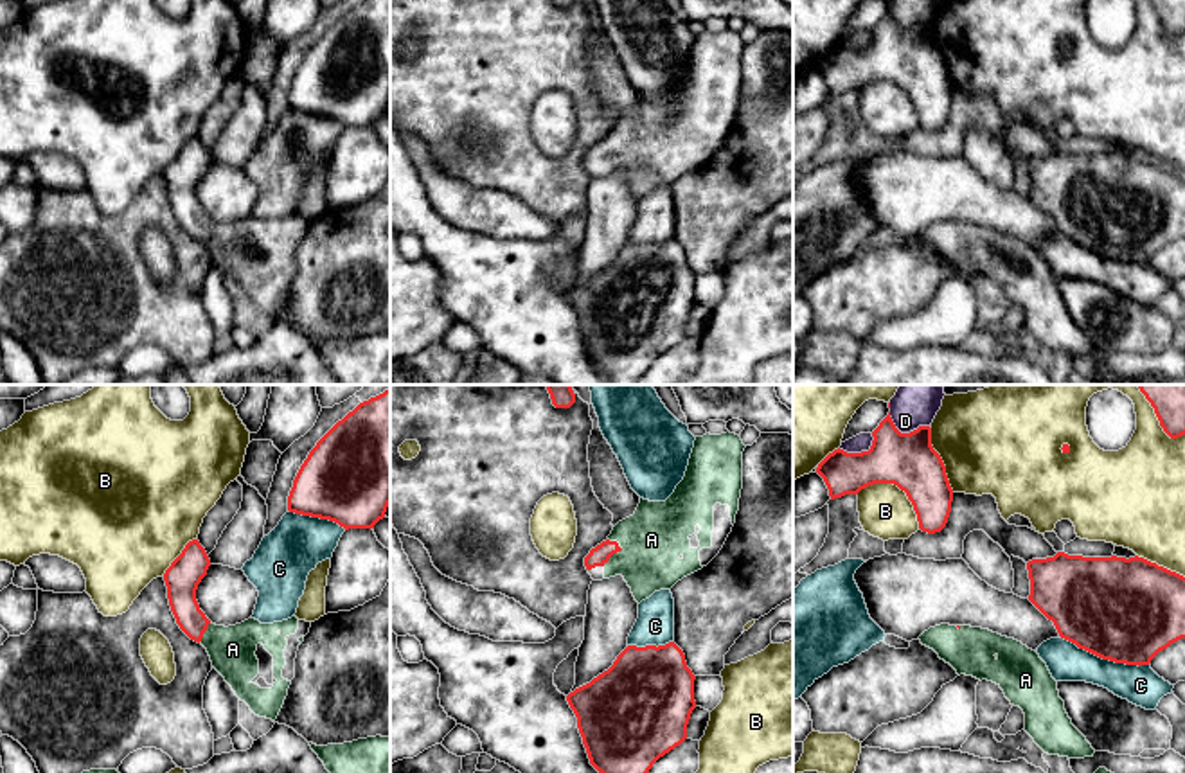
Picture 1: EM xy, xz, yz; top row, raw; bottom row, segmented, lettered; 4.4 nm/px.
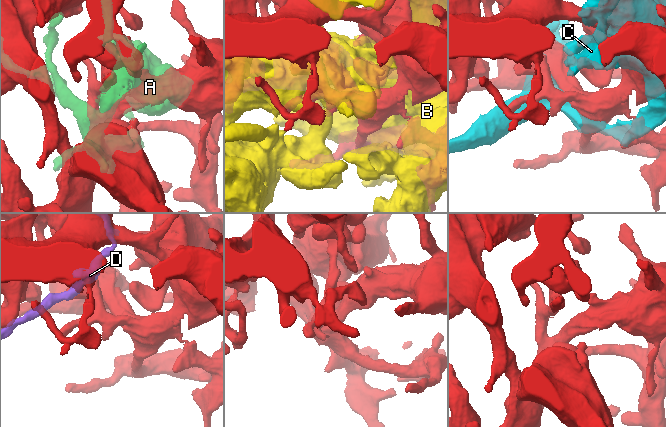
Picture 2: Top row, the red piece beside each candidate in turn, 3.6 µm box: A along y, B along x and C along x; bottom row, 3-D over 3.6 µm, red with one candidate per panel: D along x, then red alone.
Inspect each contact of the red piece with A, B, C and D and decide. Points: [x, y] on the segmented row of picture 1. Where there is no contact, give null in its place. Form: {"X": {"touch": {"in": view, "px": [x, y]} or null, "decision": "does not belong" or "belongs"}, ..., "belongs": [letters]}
{"A": {"touch": {"in": "xz", "px": [615, 552]}, "decision": "belongs"}, "B": {"touch": {"in": "yz", "px": [898, 486]}, "decision": "does not belong"}, "C": {"touch": {"in": "yz", "px": [1104, 658]}, "decision": "does not belong"}, "D": {"touch": {"in": "yz", "px": [905, 434]}, "decision": "does not belong"}, "belongs": ["A"]}

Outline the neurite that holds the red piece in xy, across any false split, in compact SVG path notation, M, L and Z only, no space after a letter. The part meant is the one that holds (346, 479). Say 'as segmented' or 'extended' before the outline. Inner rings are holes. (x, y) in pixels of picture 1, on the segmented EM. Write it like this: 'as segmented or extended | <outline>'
as segmented | M390 388L360 403L309 451L288 511L349 529L374 529L390 505Z

